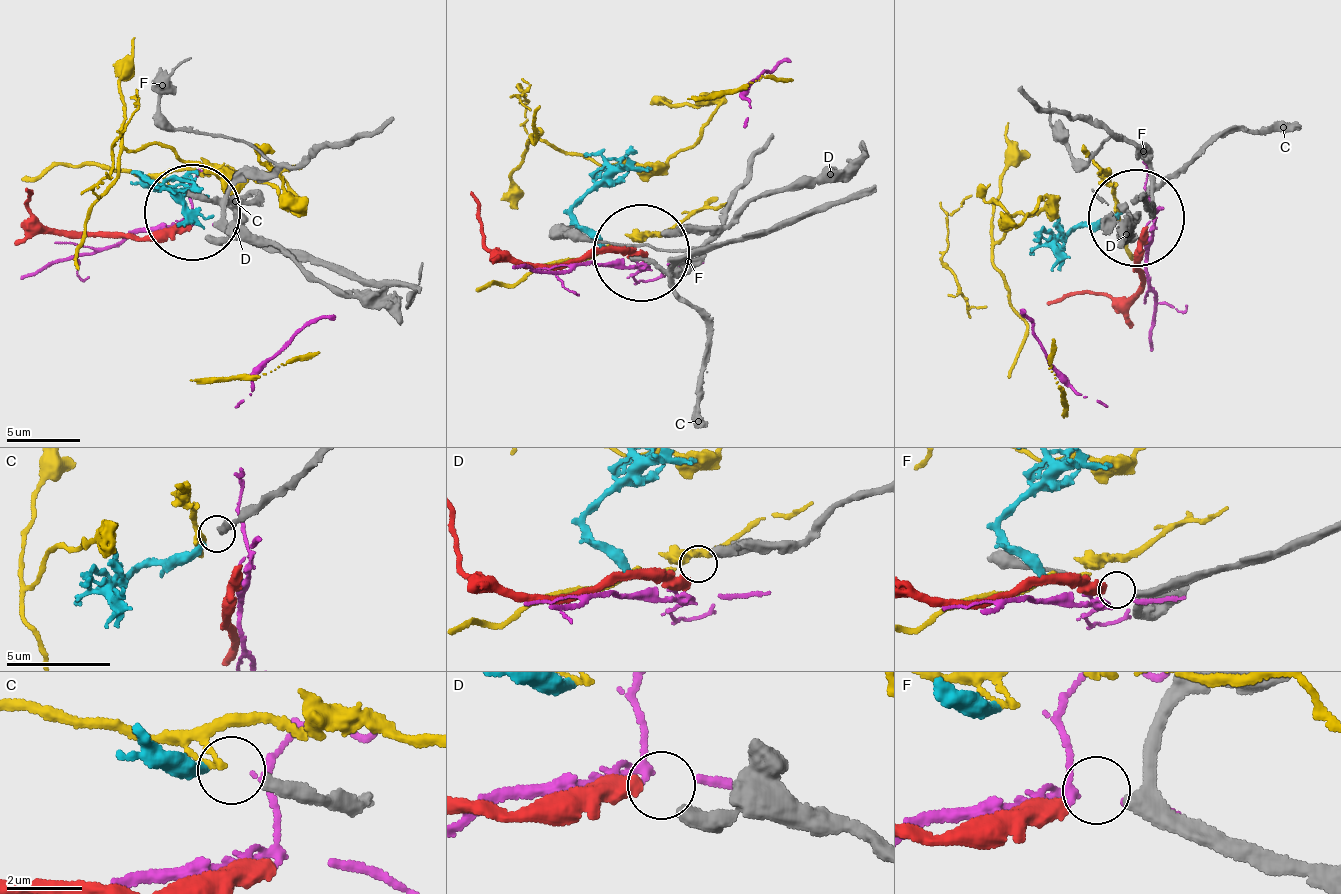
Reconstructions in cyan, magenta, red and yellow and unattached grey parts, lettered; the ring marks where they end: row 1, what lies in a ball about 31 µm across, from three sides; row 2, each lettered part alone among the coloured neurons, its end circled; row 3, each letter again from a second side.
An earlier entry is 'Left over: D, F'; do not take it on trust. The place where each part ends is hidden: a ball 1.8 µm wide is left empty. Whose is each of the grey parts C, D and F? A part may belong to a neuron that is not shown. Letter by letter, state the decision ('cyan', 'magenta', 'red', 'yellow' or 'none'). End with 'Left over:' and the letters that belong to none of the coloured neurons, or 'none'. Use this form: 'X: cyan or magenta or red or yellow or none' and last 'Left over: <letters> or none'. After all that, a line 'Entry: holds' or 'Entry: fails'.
C: cyan
D: none
F: red
Left over: D
Entry: fails

